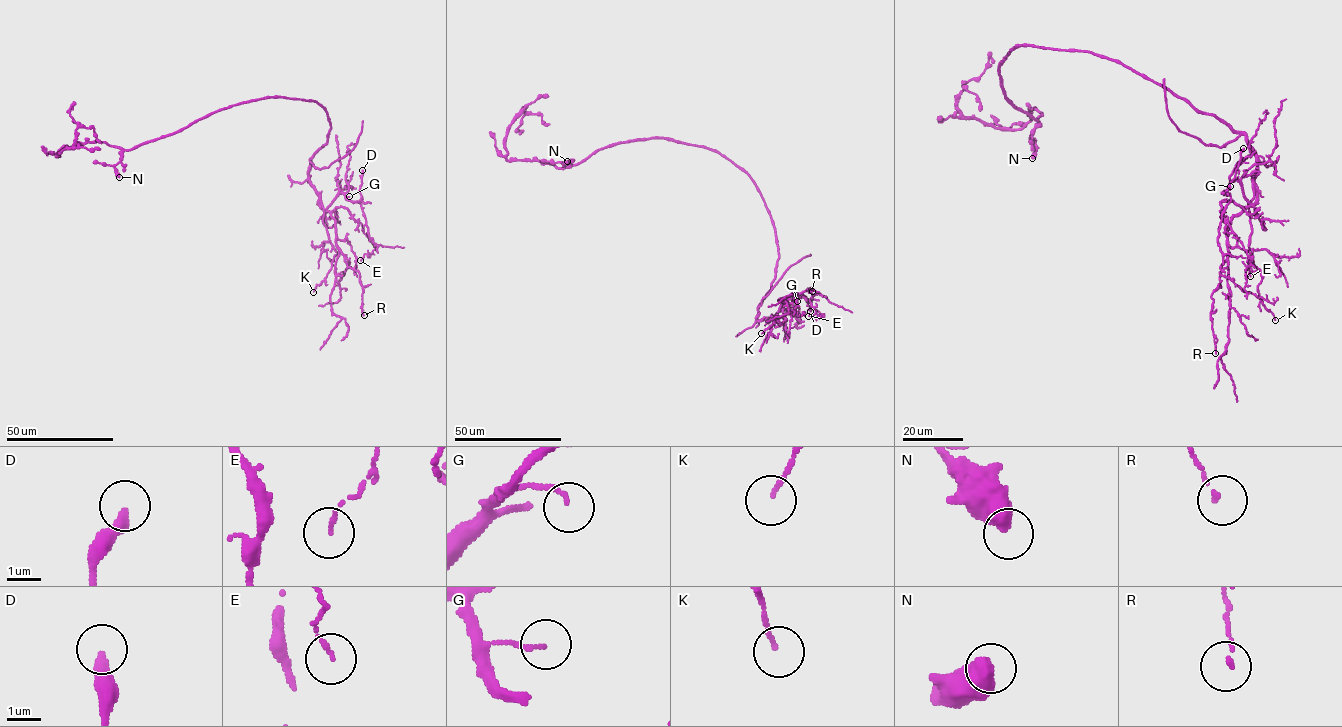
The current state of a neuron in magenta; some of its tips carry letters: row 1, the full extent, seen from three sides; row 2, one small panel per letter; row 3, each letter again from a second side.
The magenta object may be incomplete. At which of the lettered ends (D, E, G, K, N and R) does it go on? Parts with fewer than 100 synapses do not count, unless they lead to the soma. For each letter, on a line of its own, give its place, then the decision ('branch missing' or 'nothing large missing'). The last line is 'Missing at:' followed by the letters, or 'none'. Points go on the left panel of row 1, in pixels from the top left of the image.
D: (362, 170) | nothing large missing
E: (360, 260) | nothing large missing
G: (349, 196) | nothing large missing
K: (313, 292) | nothing large missing
N: (119, 177) | nothing large missing
R: (364, 315) | nothing large missing
Missing at: none

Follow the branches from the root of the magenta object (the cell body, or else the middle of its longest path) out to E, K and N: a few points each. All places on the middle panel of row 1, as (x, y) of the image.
E: (748, 174), (770, 215), (778, 253), (757, 320), (770, 320), (795, 294), (822, 317), (808, 316)
K: (748, 174), (770, 215), (778, 253), (776, 276), (759, 306), (757, 320), (771, 315), (785, 318), (761, 333)
N: (748, 174), (717, 152), (663, 138), (620, 142), (598, 149), (575, 164), (563, 163), (567, 161)

